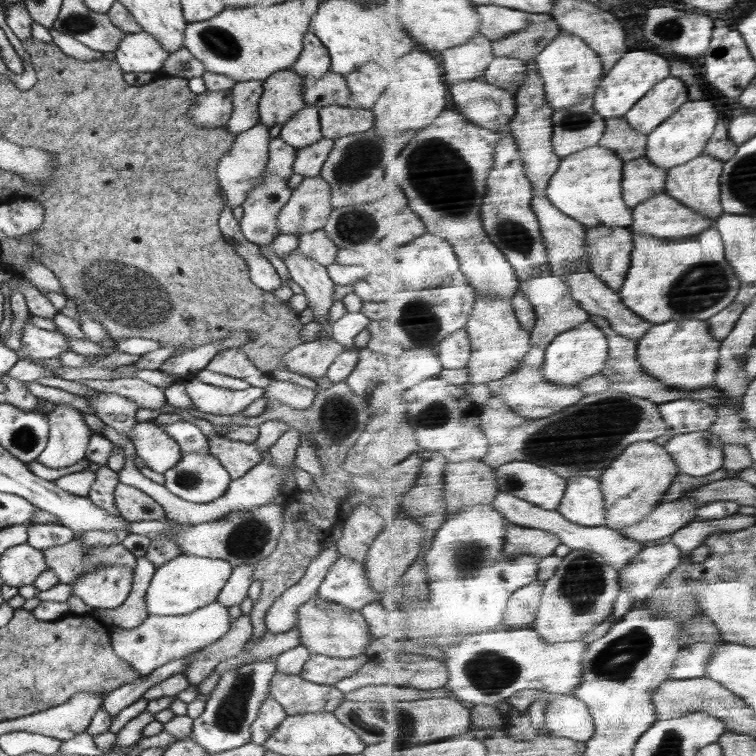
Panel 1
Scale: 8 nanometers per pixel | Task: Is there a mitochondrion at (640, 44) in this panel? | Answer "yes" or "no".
no

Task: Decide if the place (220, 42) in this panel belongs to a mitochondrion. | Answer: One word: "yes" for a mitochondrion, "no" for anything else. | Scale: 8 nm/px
yes

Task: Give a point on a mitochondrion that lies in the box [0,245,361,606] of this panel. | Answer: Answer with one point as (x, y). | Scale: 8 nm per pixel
(126, 293)

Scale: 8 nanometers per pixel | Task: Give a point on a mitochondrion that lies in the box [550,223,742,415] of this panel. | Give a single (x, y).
(702, 285)

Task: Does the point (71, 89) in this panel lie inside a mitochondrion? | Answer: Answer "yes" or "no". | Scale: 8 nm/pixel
no

